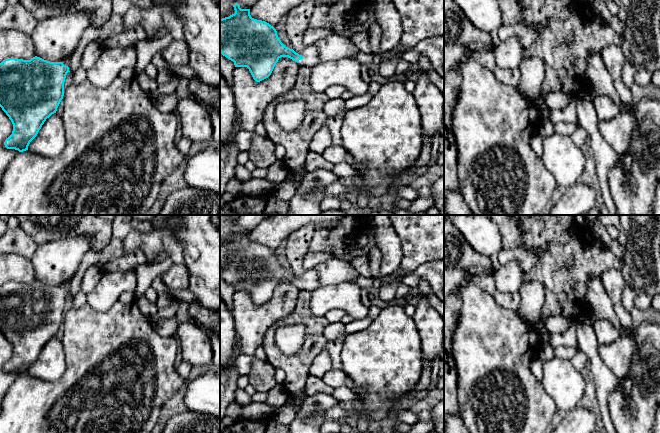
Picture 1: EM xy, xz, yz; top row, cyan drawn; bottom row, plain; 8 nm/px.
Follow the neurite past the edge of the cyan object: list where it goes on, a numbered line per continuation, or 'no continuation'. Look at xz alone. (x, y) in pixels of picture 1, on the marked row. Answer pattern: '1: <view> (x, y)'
1: xz (310, 58)

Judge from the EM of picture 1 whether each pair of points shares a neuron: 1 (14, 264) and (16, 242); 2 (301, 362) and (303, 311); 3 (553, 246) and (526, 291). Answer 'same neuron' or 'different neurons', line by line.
1: different neurons
2: same neuron
3: different neurons

